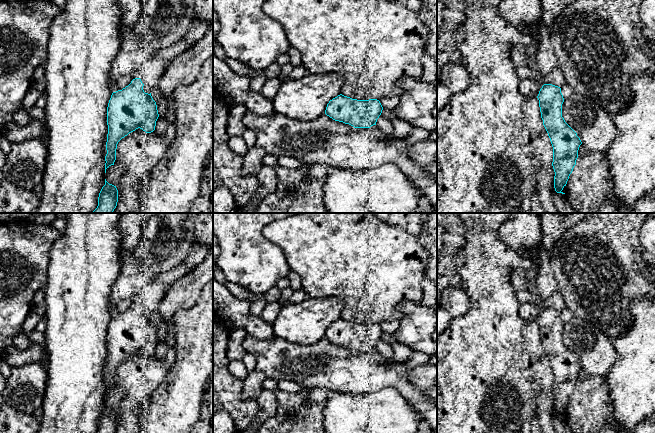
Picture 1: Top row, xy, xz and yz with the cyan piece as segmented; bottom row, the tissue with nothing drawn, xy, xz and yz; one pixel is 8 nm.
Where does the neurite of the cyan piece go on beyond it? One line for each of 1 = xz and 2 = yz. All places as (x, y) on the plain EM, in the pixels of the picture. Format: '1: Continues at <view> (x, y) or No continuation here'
1: No continuation here
2: No continuation here

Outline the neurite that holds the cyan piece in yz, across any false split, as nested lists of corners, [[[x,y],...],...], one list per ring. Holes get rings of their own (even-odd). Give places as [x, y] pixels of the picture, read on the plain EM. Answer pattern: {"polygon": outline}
{"polygon": [[[544,308],[537,322],[543,349],[553,371],[554,412],[557,417],[565,418],[562,414],[576,389],[582,366],[562,341],[564,322],[560,311]]]}

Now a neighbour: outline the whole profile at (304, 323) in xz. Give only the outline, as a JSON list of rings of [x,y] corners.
[[[336,296],[307,298],[305,301],[281,307],[277,318],[271,324],[274,336],[297,345],[310,345],[325,338],[330,324],[341,318],[345,302]]]

